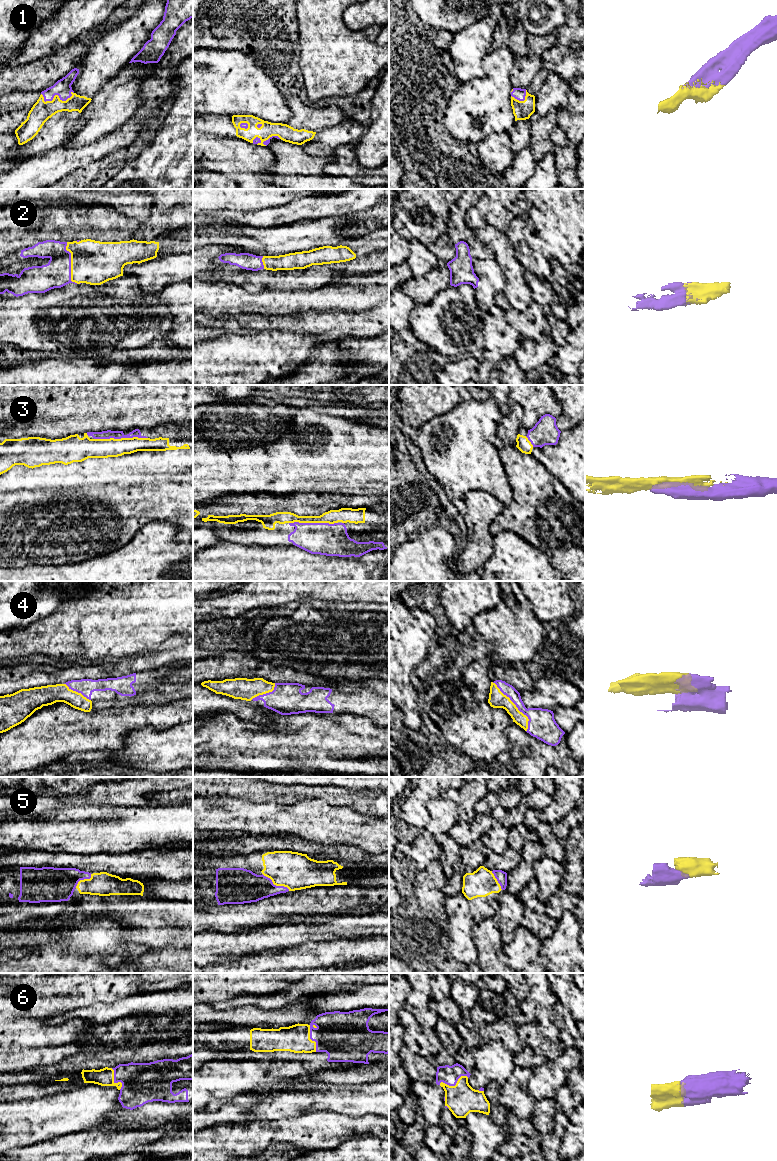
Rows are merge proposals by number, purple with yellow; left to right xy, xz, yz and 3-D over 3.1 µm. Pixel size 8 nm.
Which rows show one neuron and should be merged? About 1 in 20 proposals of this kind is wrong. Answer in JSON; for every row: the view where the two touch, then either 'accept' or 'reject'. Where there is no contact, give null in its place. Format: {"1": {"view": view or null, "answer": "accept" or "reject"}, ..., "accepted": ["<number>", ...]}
{"1": {"view": "xy", "answer": "accept"}, "2": {"view": "xy", "answer": "accept"}, "3": {"view": "xy", "answer": "accept"}, "4": {"view": "yz", "answer": "accept"}, "5": {"view": "xz", "answer": "accept"}, "6": {"view": "yz", "answer": "accept"}, "accepted": ["1", "2", "3", "4", "5", "6"]}

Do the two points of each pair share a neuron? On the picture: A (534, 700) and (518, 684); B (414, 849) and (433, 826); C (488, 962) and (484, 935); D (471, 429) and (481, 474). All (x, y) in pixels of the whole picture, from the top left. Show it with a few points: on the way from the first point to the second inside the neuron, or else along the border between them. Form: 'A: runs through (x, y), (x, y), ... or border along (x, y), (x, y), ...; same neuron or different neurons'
A: border along (526, 690), (520, 693); different neurons
B: runs through (420, 843), (431, 832); same neuron
C: runs through (488, 955), (488, 942); same neuron
D: runs through (471, 440), (471, 461), (473, 463); same neuron

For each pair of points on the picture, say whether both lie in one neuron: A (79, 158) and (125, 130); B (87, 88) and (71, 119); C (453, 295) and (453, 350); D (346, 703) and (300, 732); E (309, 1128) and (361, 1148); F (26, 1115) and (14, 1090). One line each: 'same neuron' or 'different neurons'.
A: same neuron
B: different neurons
C: same neuron
D: different neurons
E: different neurons
F: different neurons

